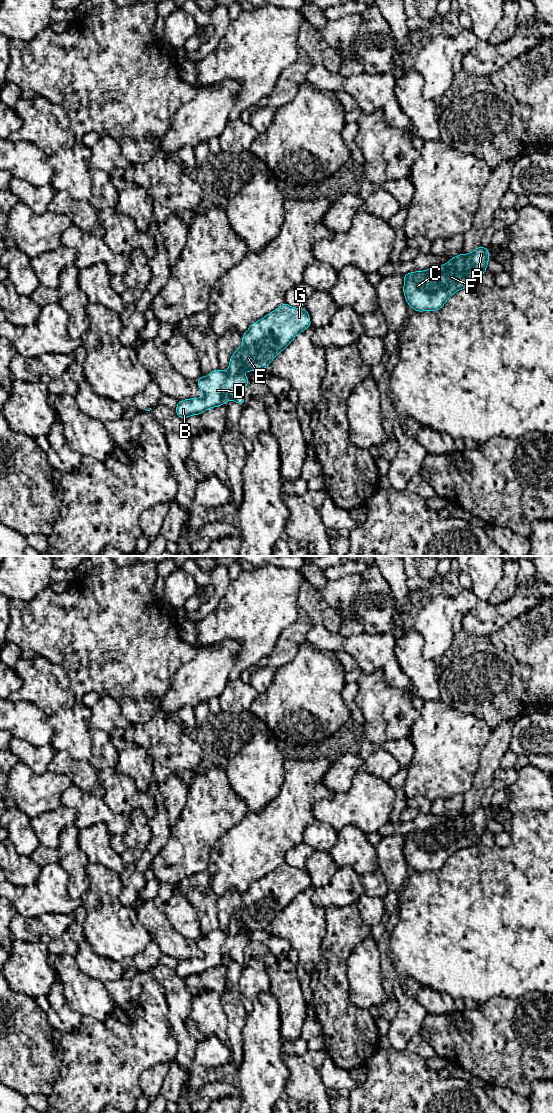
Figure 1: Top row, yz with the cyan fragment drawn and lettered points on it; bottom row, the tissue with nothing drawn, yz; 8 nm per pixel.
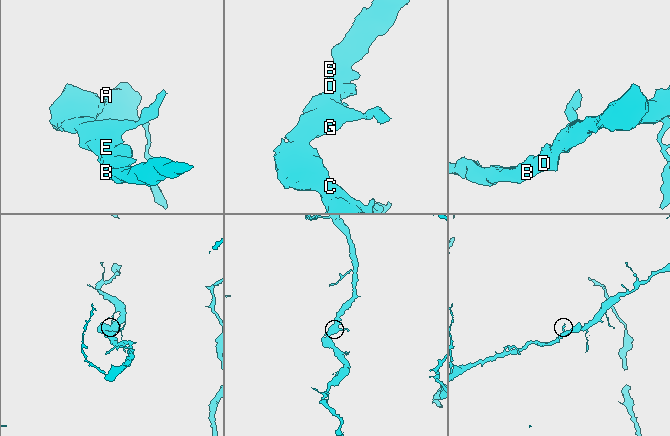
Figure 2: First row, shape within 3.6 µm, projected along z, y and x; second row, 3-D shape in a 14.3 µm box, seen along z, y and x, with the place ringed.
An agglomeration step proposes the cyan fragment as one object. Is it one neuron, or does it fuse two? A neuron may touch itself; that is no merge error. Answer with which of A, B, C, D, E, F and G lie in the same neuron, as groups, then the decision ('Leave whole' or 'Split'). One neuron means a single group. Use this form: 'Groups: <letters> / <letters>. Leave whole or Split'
Groups: A B C D E F G. Leave whole

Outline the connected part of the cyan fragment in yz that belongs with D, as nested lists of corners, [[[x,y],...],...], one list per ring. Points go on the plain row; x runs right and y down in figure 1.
[[[287,863],[281,864],[275,871],[268,873],[262,879],[253,882],[249,889],[242,894],[242,905],[237,909],[229,921],[229,929],[222,931],[219,928],[210,932],[204,937],[196,940],[199,949],[204,953],[203,958],[190,958],[178,961],[175,972],[179,978],[186,979],[192,975],[201,975],[204,971],[225,965],[228,960],[233,960],[239,965],[243,966],[245,961],[245,947],[250,942],[246,935],[241,935],[242,931],[249,932],[253,930],[266,930],[268,925],[273,921],[277,914],[283,911],[302,891],[312,886],[309,873],[305,868],[291,867]]]

